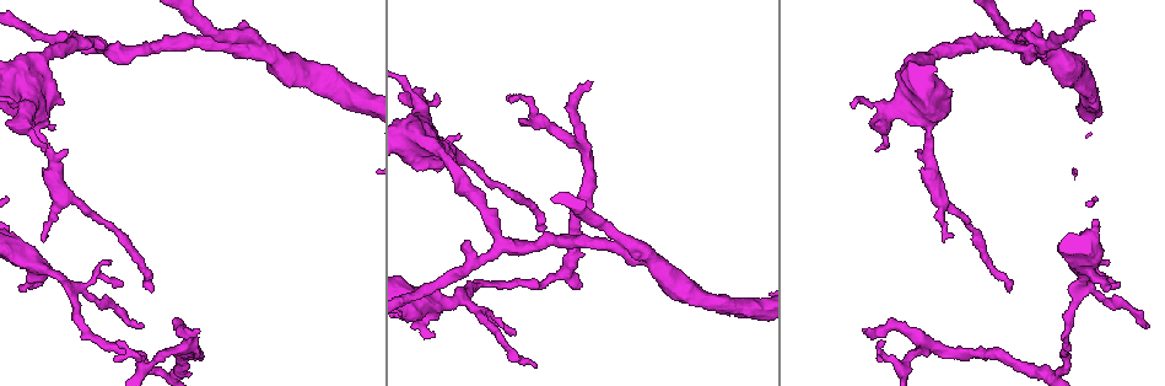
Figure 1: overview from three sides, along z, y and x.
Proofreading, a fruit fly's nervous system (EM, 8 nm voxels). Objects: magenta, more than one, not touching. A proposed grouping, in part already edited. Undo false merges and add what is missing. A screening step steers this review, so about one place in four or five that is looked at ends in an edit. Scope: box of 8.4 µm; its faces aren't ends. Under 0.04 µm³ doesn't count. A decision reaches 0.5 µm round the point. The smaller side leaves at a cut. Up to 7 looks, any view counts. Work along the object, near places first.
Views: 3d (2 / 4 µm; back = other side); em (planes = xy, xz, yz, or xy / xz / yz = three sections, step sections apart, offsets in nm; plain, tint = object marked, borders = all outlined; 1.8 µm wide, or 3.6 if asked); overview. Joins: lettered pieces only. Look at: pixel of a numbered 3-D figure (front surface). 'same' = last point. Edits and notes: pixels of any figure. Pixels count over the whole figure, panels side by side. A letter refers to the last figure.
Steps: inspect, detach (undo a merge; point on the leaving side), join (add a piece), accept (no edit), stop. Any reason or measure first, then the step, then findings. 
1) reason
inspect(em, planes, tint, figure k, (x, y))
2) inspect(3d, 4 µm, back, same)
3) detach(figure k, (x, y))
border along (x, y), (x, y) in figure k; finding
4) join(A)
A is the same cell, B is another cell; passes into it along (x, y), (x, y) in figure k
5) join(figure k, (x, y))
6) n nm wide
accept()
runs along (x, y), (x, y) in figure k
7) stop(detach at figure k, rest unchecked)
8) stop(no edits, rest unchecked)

inspect(em, planes, borders, figure 1, (76, 32))

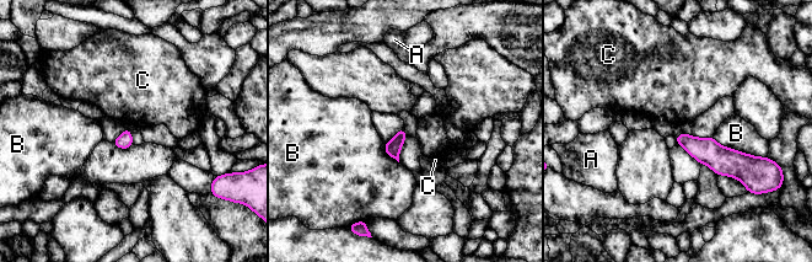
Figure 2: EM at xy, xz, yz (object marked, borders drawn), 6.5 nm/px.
accept()
A, B and C are other cells; runs along (679, 139), (719, 159), (749, 159) in figure 2; none of them fits

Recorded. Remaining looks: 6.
two arms at a narrow angle
inspect(3d, 4 µm, figure 1, (213, 41))

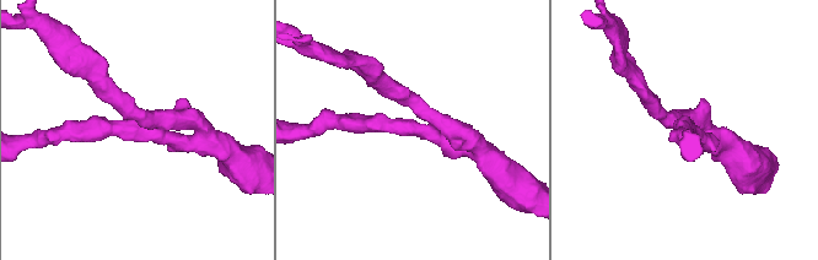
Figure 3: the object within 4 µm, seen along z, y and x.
4 arms; now the EM
inspect(em, planes, tint, figure 3, (135, 127))

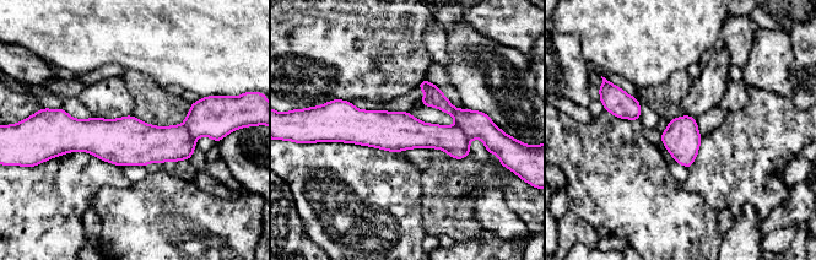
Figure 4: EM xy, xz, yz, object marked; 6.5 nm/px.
inspect(em, planes, borders, same)

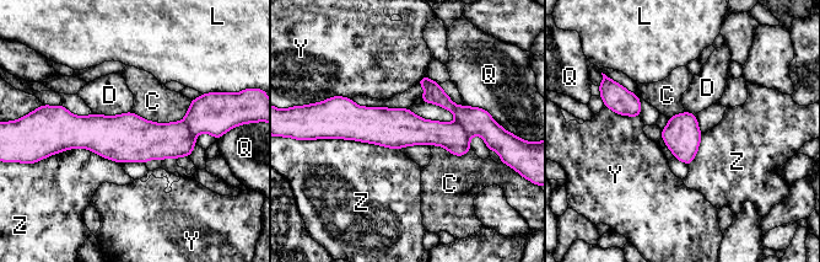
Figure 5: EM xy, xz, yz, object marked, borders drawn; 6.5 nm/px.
accept()
C, D, L, Q, Y and Z are other cells; border along (192, 100), (181, 121), (131, 111) in figure 5; one neuron here

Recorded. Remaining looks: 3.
an open end
inspect(em, planes, tint, figure 1, (865, 330))

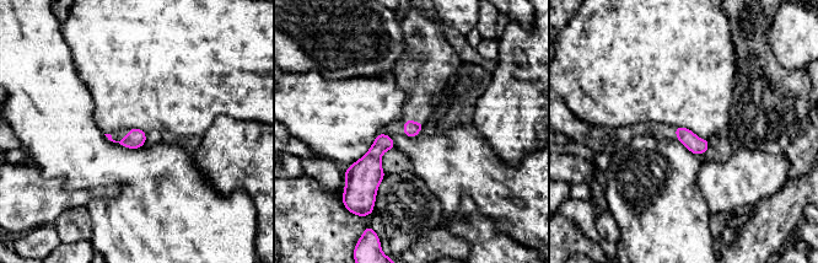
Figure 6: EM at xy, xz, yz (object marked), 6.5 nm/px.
inspect(em, planes, borders, same)

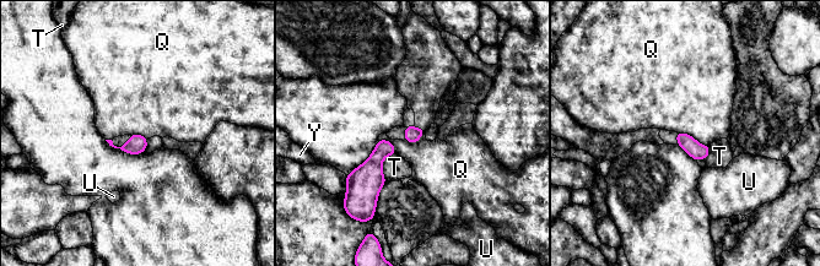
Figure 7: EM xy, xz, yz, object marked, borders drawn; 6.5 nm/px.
accept()
Q, T, U and Y are other cells; border along (676, 131), (689, 134), (708, 146) in figure 7; no lettered piece goes on from it

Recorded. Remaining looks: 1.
stop(no edits, rest unchecked)

